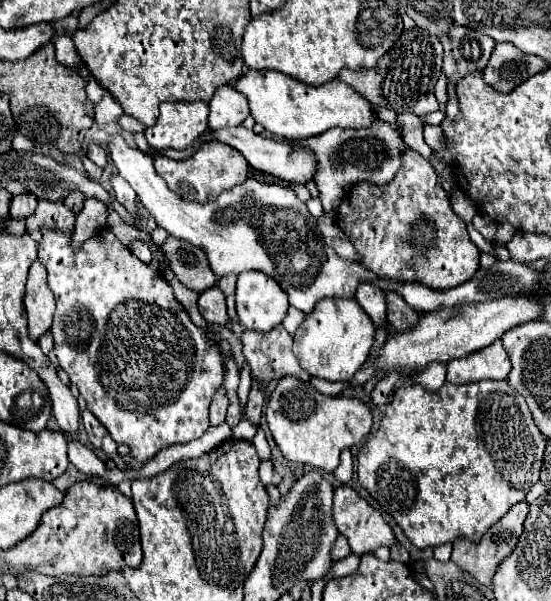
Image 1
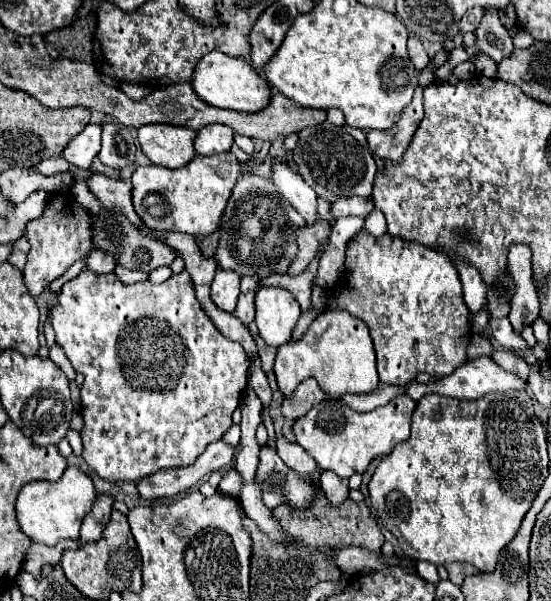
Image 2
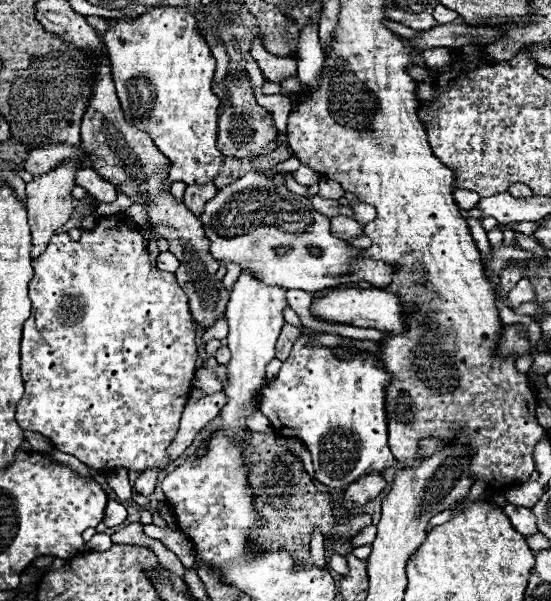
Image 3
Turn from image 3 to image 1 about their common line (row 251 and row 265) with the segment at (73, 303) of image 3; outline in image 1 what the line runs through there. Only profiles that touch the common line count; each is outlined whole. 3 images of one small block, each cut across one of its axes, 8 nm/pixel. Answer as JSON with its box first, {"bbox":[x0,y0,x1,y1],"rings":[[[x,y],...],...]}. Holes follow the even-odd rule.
{"bbox":[38,228,224,464],"rings":[[[42,228],[42,240],[38,244],[38,260],[46,266],[48,270],[48,286],[52,288],[56,296],[56,314],[52,322],[52,334],[54,334],[54,354],[60,362],[60,368],[68,374],[70,382],[80,390],[80,396],[86,400],[88,410],[98,418],[98,422],[110,432],[112,440],[116,444],[126,444],[130,448],[128,456],[140,464],[146,464],[150,458],[154,458],[160,450],[170,448],[174,444],[186,444],[190,440],[200,438],[208,428],[208,406],[216,390],[222,386],[224,380],[224,356],[220,352],[220,346],[208,336],[208,332],[200,326],[196,326],[186,308],[178,304],[172,286],[158,274],[152,272],[146,264],[142,264],[110,230],[100,230],[96,236],[88,238],[80,250],[74,250],[70,244],[70,234],[62,234],[56,230]]]}

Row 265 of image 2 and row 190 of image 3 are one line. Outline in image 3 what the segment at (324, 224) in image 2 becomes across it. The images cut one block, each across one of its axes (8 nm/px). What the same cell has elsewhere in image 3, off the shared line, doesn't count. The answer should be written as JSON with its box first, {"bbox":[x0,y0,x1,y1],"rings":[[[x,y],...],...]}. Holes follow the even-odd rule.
{"bbox":[282,172,308,196],"rings":[[[282,172],[282,176],[284,176],[284,180],[286,180],[286,186],[288,186],[292,192],[296,192],[296,194],[302,194],[302,196],[308,196],[308,186],[302,186],[302,184],[298,184],[298,182],[294,180],[292,172]]]}

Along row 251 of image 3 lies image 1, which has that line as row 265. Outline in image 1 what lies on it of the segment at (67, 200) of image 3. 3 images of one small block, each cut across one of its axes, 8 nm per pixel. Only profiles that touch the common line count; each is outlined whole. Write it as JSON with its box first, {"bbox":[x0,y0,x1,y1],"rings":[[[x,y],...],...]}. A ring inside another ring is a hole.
{"bbox":[24,260,56,340],"rings":[[[34,260],[30,266],[24,306],[28,314],[28,332],[38,340],[52,326],[56,312],[56,300],[48,286],[48,272],[40,260]]]}

